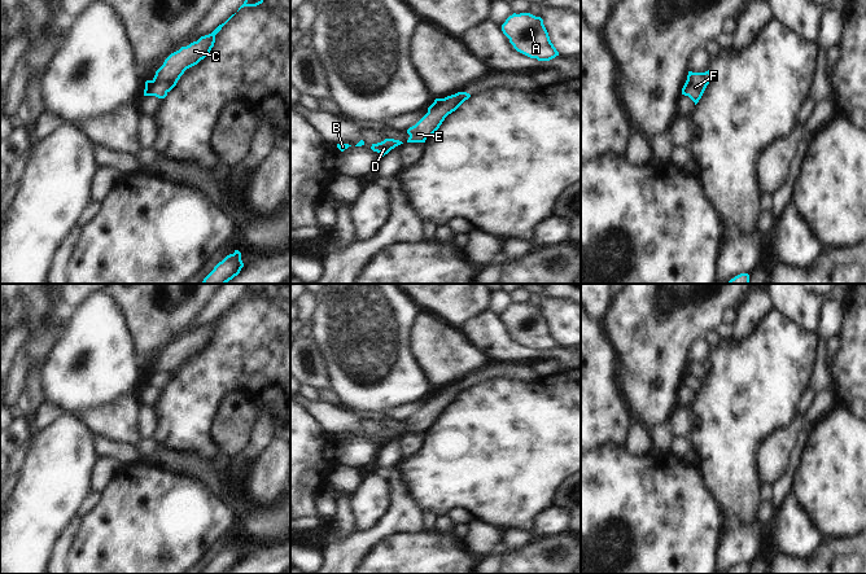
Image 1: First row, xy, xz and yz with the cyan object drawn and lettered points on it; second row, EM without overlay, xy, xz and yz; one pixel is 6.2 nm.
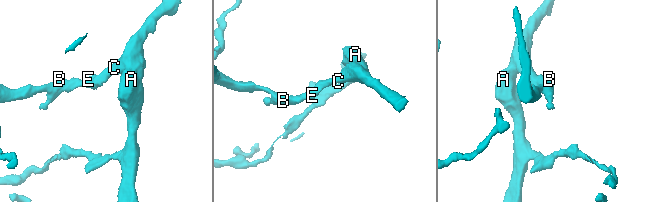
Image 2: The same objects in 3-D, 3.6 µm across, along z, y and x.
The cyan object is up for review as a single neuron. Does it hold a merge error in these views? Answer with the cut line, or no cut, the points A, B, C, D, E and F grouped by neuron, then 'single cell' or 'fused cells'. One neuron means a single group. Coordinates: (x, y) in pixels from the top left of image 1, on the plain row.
cut none; groups A B C D E F; single cell

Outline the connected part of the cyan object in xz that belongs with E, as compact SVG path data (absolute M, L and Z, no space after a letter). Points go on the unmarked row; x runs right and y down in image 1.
M458 382L445 389L436 389L428 398L428 403L415 416L407 420L410 425L407 433L425 433L439 419L445 408L469 387L471 385L467 382Z

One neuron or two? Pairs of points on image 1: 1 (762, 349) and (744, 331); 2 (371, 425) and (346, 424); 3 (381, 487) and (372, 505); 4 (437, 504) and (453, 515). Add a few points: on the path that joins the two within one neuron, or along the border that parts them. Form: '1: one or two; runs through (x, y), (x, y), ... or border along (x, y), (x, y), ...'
1: two; border along (768, 311), (744, 338), (731, 338)
2: two; border along (363, 419), (361, 429)
3: one; runs through (377, 491), (372, 502)
4: two; border along (446, 513), (455, 508), (466, 508), (473, 517)

